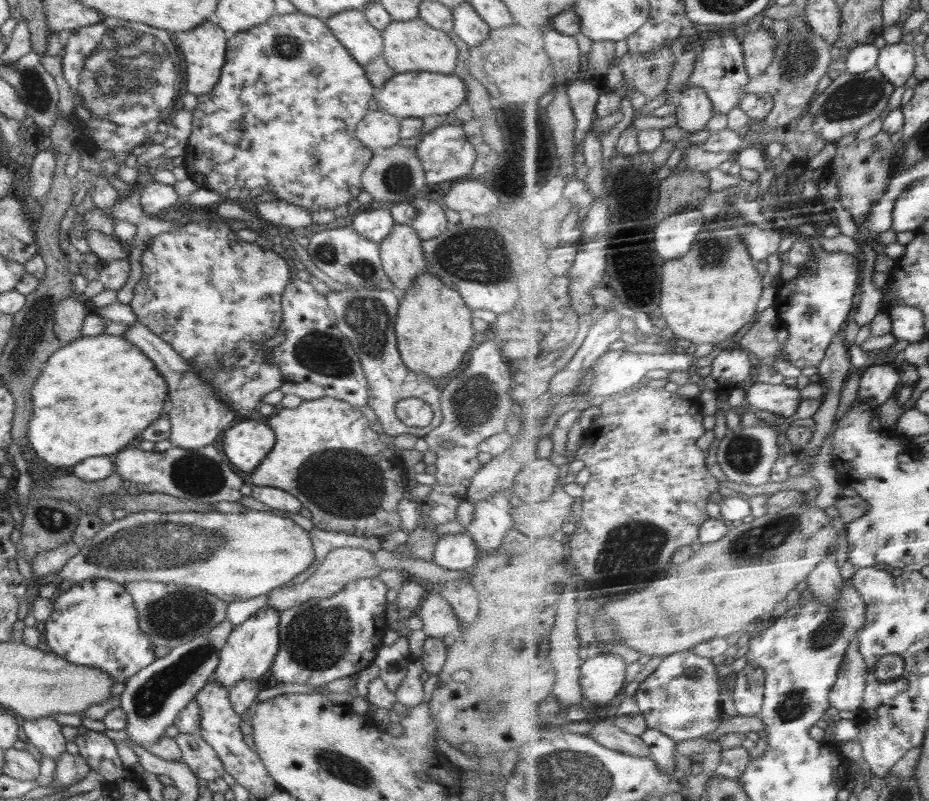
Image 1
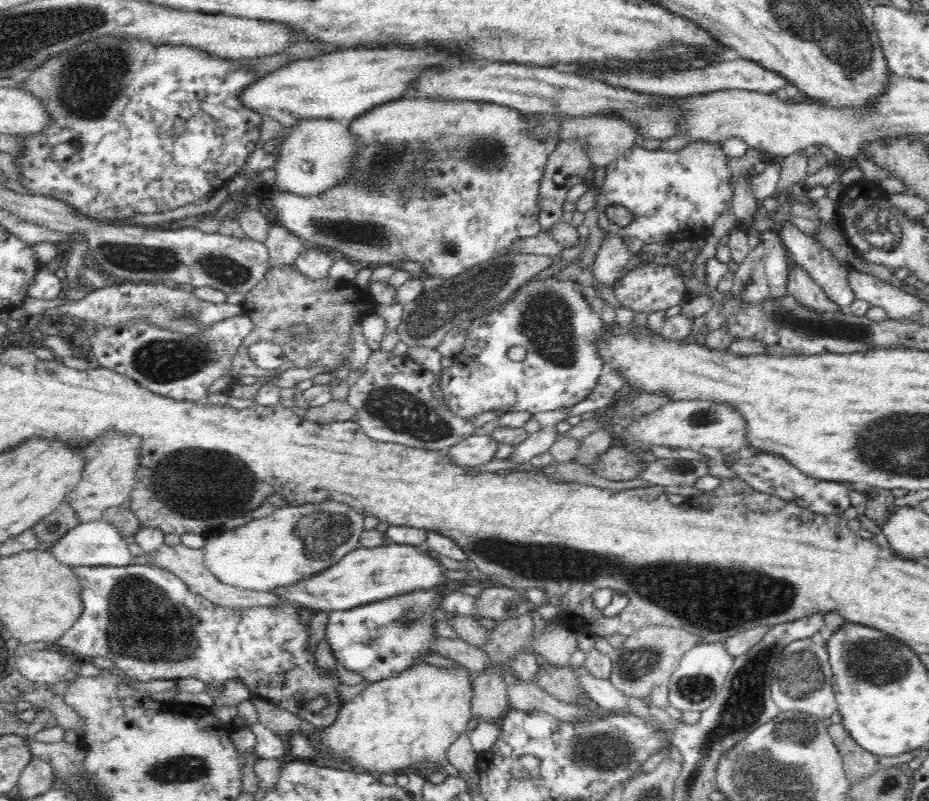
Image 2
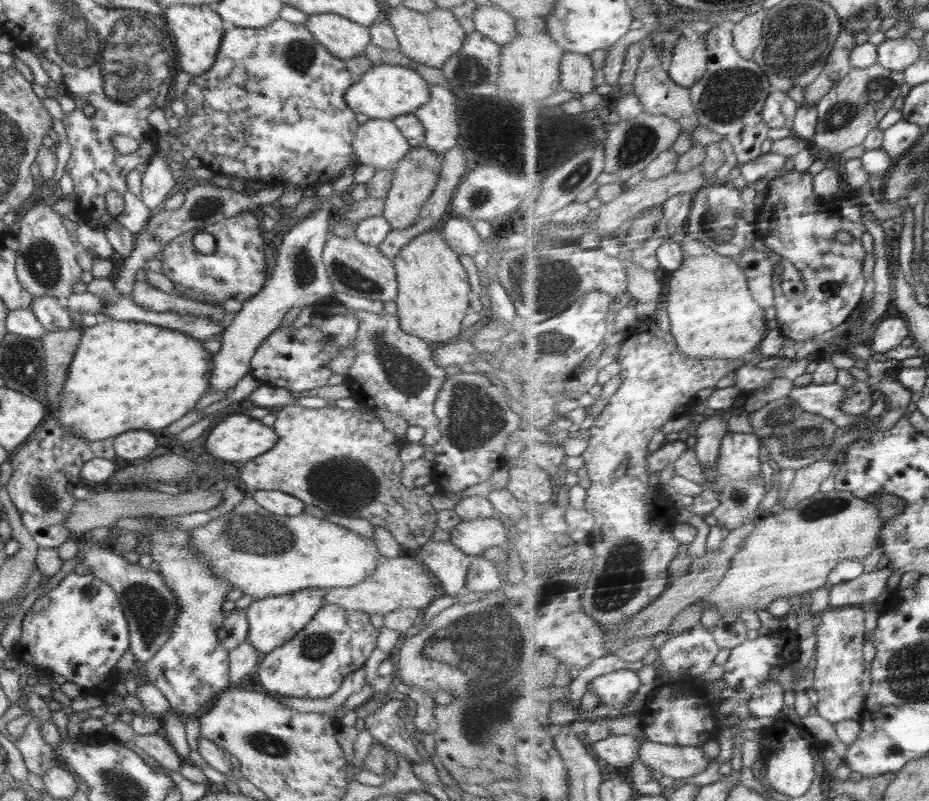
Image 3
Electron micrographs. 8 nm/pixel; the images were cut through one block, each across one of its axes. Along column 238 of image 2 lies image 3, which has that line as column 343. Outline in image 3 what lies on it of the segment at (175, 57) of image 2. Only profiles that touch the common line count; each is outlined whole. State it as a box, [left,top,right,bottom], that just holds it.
[169,18,360,192]

